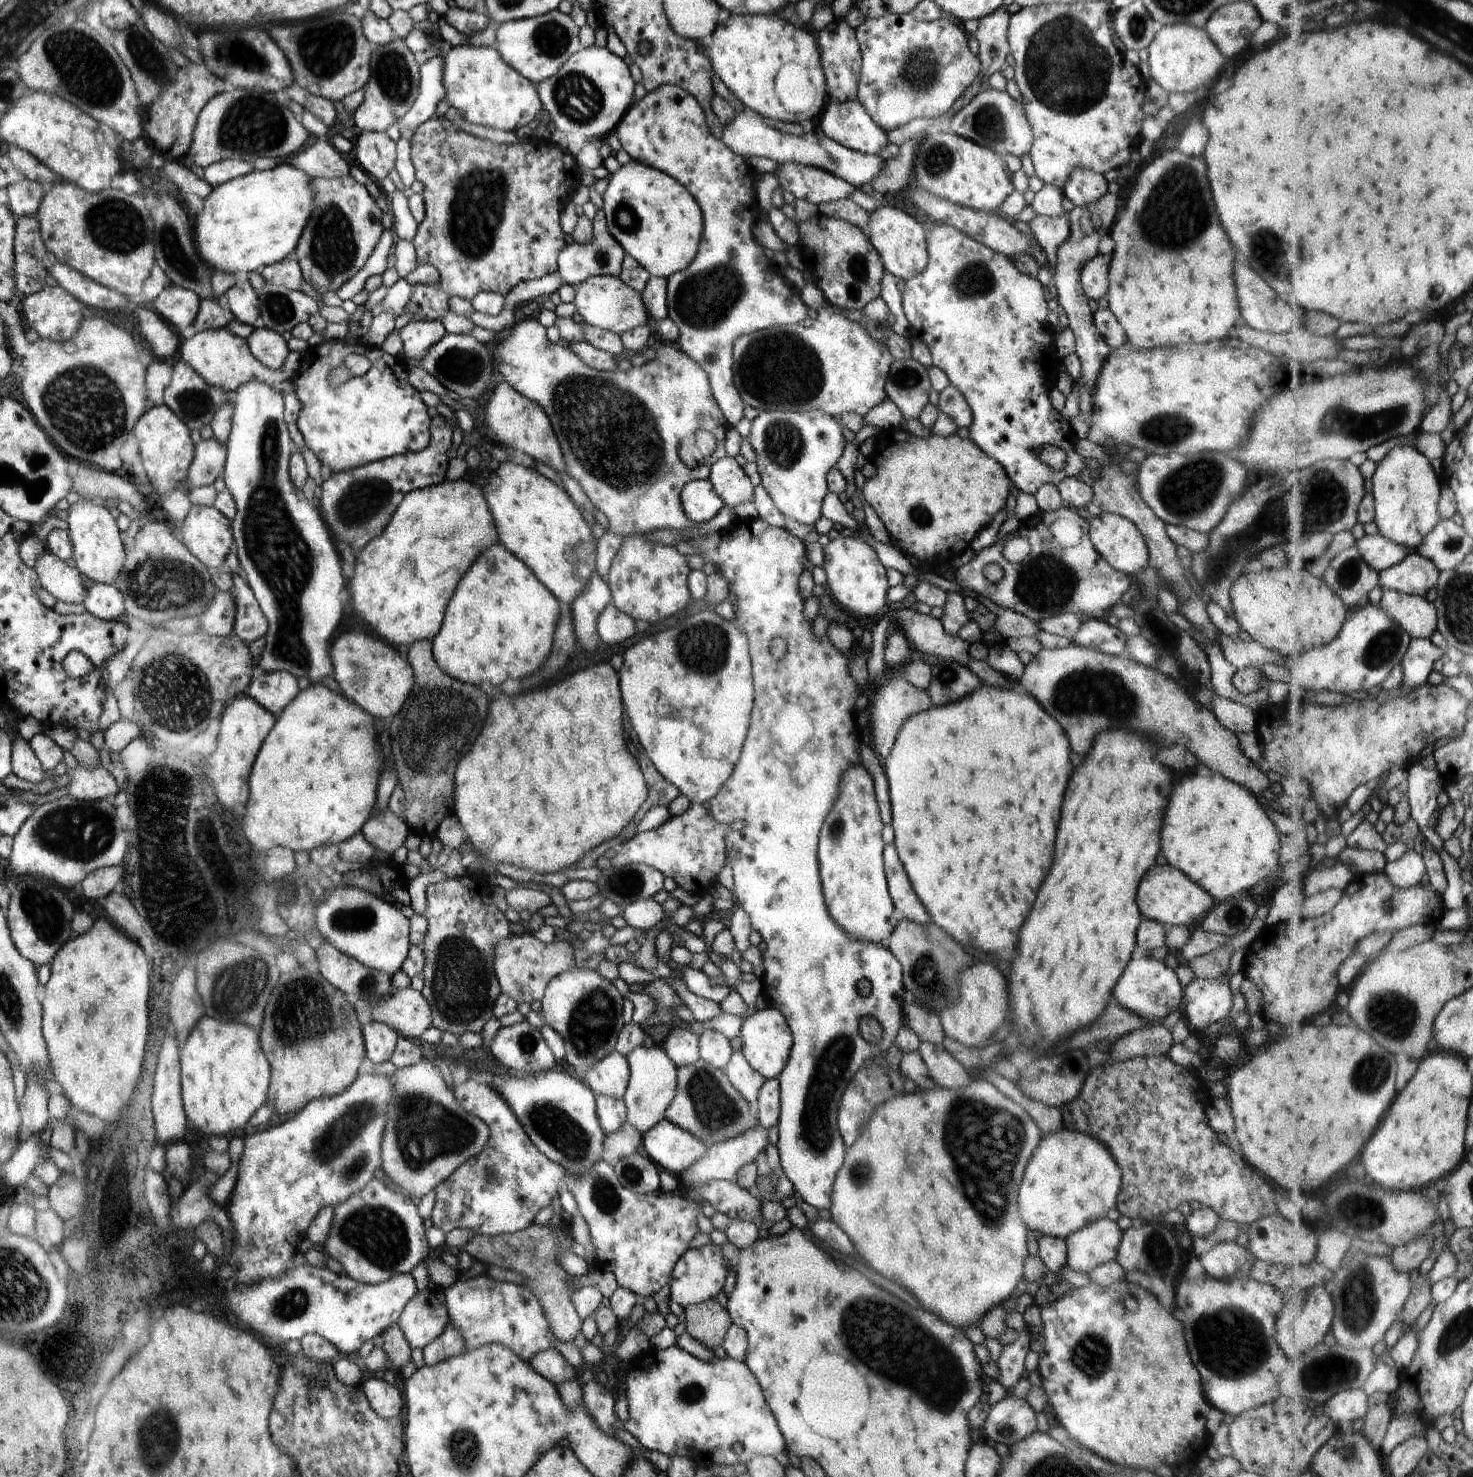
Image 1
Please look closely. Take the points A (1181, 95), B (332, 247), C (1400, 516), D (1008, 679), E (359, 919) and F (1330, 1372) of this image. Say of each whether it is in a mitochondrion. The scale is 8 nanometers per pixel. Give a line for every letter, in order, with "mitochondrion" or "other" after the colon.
A: other
B: mitochondrion
C: other
D: other
E: mitochondrion
F: mitochondrion

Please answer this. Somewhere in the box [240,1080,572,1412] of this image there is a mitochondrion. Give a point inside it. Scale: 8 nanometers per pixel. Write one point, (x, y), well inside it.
(426, 1129)

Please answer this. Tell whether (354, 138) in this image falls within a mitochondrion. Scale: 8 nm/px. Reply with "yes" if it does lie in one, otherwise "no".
no

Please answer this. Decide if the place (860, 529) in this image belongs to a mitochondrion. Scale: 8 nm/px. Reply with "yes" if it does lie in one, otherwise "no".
no

